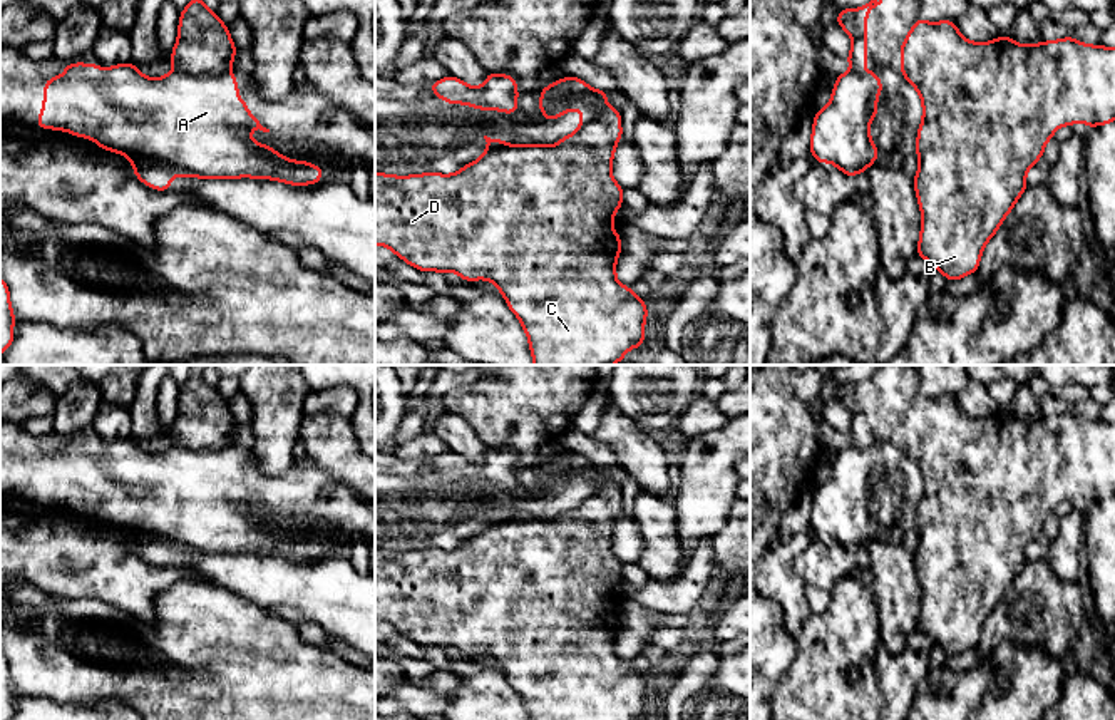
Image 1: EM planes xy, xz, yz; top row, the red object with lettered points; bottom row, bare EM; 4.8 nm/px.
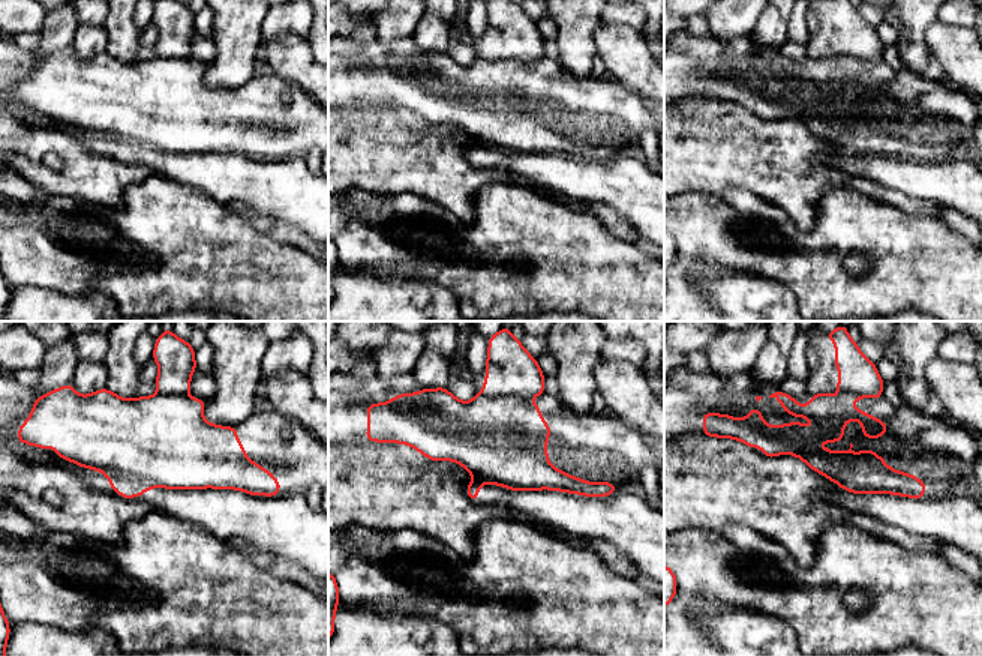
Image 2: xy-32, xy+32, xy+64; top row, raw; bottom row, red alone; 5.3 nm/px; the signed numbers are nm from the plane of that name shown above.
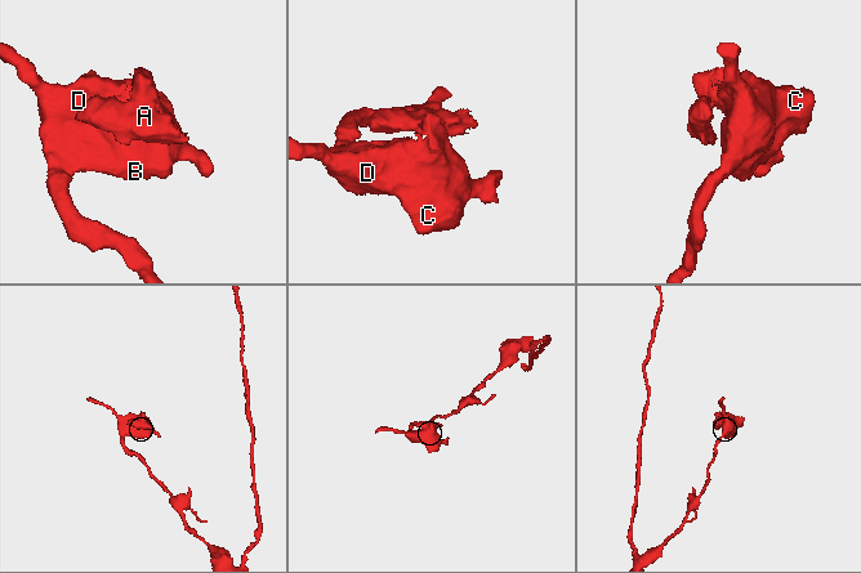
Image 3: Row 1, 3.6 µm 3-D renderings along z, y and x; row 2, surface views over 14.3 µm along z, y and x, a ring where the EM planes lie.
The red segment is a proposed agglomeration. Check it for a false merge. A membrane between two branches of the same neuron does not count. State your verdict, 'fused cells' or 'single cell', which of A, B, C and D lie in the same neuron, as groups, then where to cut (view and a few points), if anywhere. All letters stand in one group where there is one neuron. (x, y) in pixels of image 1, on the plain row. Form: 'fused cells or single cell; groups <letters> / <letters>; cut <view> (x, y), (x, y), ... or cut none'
fused cells; groups A / B C D; cut xy (174, 446), (230, 447)

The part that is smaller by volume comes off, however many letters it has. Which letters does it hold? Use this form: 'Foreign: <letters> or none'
Foreign: A

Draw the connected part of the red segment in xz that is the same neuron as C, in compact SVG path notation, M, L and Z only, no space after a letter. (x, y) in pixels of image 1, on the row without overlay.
M591 469L571 476L579 479L583 491L578 506L564 511L552 521L512 521L484 511L487 526L454 549L392 551L375 548L375 620L392 625L398 633L420 646L454 646L465 656L491 655L506 673L511 687L521 695L529 720L645 720L643 703L648 692L645 675L636 671L631 661L623 661L616 655L616 633L621 628L621 613L611 598L618 583L623 581L623 563L613 554L611 539L616 519L623 512L621 489Z

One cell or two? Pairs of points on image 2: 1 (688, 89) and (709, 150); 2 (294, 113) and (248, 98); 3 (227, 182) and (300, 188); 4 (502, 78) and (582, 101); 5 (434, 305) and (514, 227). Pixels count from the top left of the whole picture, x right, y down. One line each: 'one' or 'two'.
1: two
2: one
3: one
4: one
5: two

